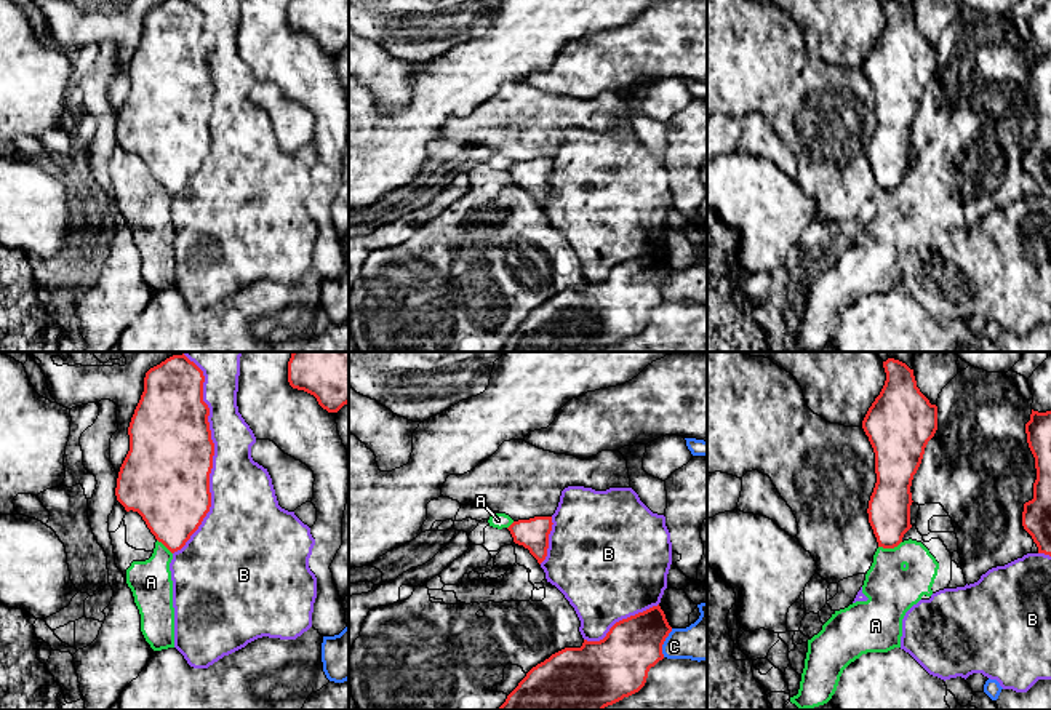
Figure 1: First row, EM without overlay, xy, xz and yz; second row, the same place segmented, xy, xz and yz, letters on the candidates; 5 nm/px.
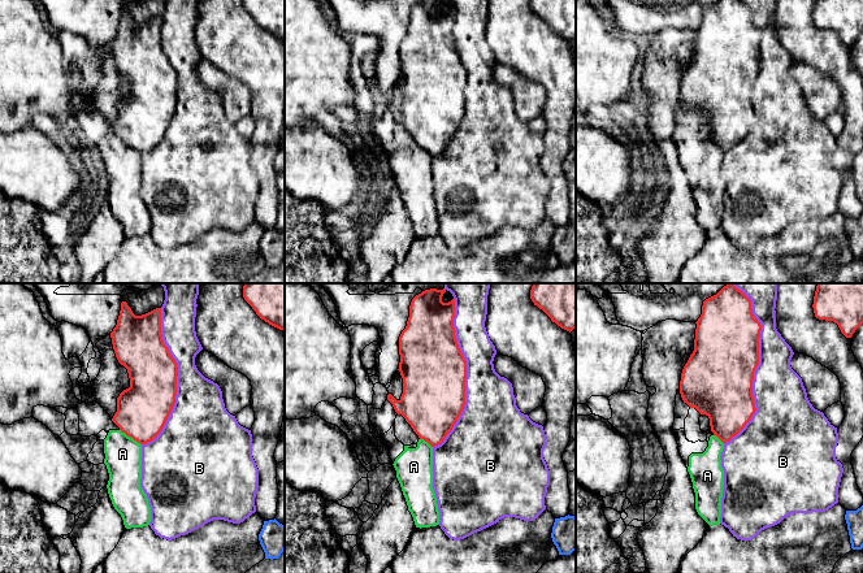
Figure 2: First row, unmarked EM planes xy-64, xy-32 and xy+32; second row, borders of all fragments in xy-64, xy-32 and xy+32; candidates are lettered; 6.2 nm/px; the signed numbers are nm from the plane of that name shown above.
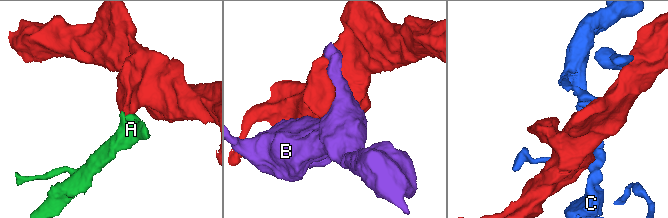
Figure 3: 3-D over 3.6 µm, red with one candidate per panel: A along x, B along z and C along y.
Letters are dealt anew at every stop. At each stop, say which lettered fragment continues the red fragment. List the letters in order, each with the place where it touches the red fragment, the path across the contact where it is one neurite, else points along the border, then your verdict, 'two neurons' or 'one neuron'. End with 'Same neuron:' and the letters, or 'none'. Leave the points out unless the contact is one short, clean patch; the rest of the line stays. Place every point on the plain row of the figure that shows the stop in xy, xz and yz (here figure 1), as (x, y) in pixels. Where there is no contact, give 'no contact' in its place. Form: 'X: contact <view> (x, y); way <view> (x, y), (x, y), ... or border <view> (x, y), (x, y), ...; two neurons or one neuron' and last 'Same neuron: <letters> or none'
A: contact yz (890, 189); border yz (901, 183), (893, 189), (879, 189); two neurons
B: contact xy (211, 99); two neurons
C: contact xz (663, 285); two neurons
Same neuron: none

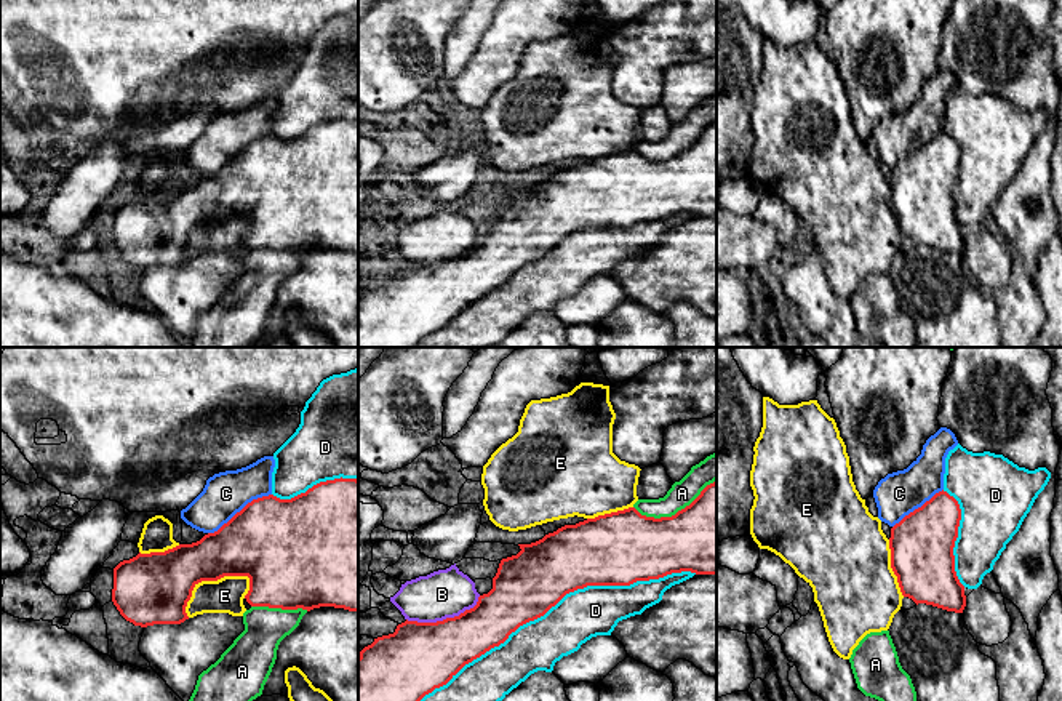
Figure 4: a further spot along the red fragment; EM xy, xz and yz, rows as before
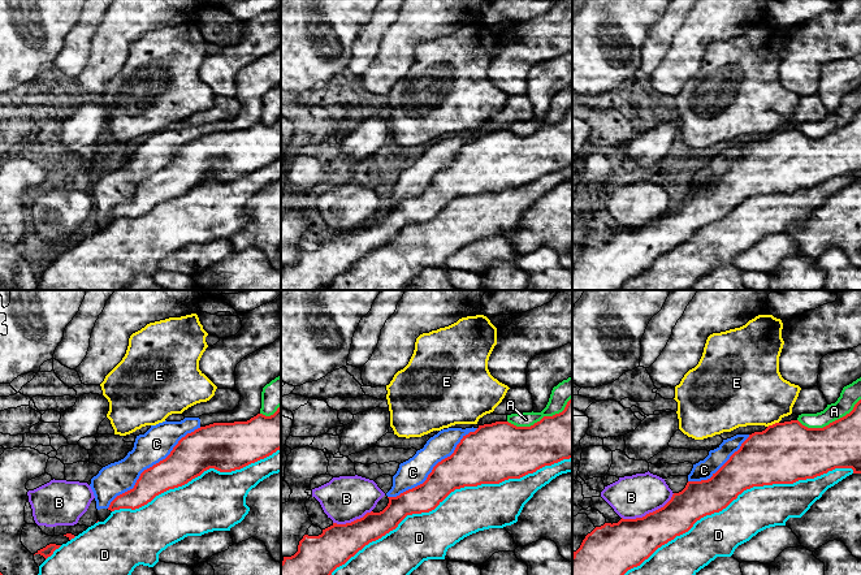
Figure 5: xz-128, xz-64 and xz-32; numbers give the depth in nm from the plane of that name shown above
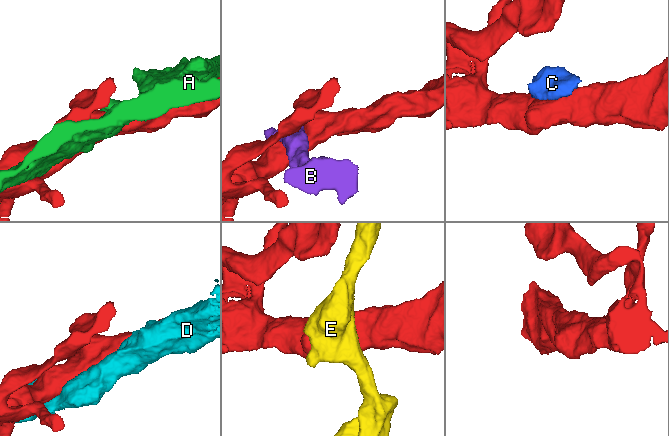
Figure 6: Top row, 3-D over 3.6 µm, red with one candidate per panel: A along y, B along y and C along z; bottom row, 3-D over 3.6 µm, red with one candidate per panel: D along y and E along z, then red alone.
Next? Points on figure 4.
A: contact xz (675, 156); two neurons
B: contact xz (447, 260); two neurons
C: contact xy (240, 152); two neurons
D: contact xz (555, 245); two neurons
E: contact xy (208, 221); two neurons
Same neuron: none

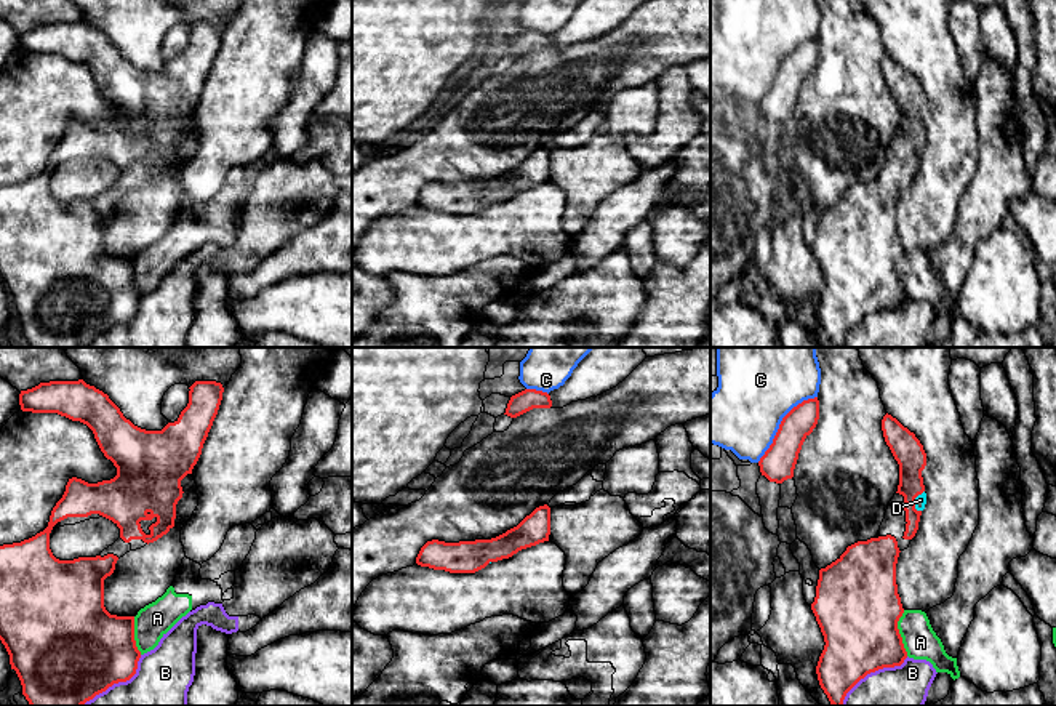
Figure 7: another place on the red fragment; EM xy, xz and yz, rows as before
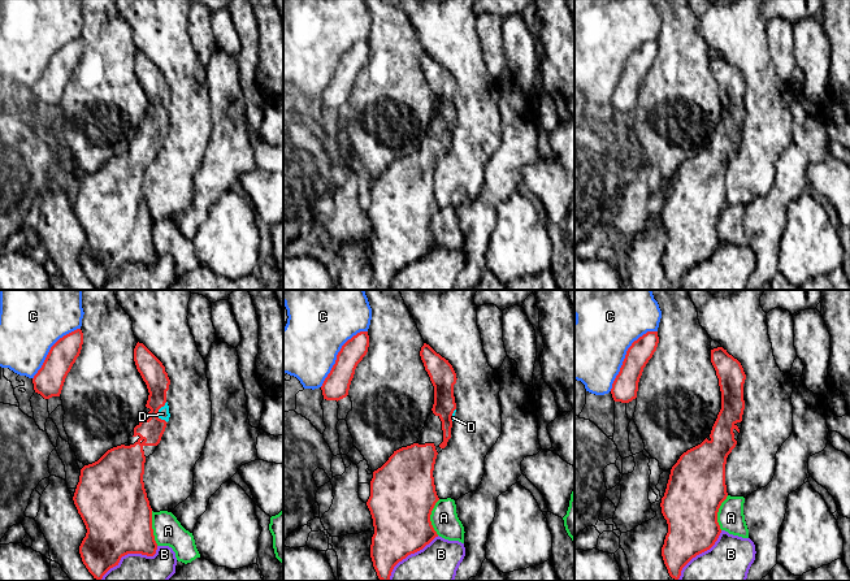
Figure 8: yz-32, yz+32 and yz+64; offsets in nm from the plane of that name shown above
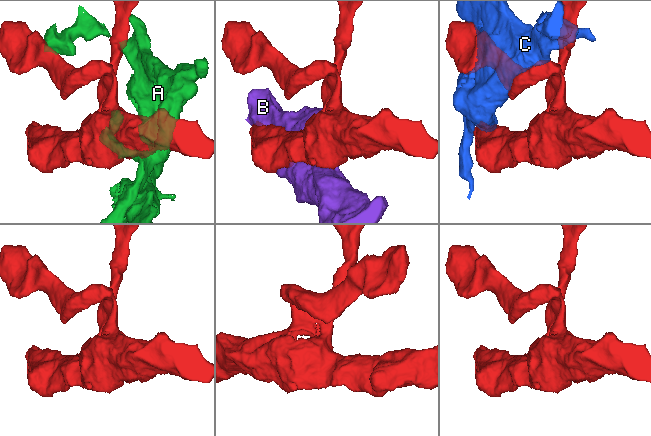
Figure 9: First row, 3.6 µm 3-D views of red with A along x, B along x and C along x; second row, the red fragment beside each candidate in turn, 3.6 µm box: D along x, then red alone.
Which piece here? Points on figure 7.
A: contact yz (898, 274); two neurons
B: contact yz (871, 312); two neurons
C: contact yz (781, 64); two neurons
D: contact yz (914, 143); one neuron
Same neuron: D

